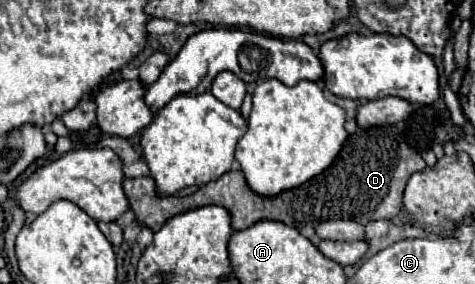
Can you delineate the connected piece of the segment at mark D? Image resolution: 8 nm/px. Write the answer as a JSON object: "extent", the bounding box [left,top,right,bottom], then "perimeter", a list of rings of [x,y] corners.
{"extent":[122,126,426,232],"perimeter":[[[376,126],[376,128],[358,128],[348,140],[344,142],[338,158],[316,178],[302,184],[300,188],[294,188],[290,192],[282,192],[276,198],[262,198],[254,194],[244,180],[244,174],[238,172],[226,172],[216,182],[210,182],[202,186],[198,192],[190,196],[166,196],[158,198],[154,194],[154,180],[152,178],[124,178],[122,188],[126,192],[130,210],[136,214],[136,220],[150,228],[152,232],[158,232],[164,222],[176,214],[200,208],[200,206],[222,206],[230,212],[232,218],[232,230],[244,230],[260,220],[280,220],[286,226],[292,228],[314,228],[322,222],[322,210],[324,220],[354,220],[358,224],[366,224],[372,218],[394,218],[402,212],[402,194],[408,178],[416,172],[426,170],[426,162],[420,154],[416,154],[406,142],[402,132],[396,126]]]}

